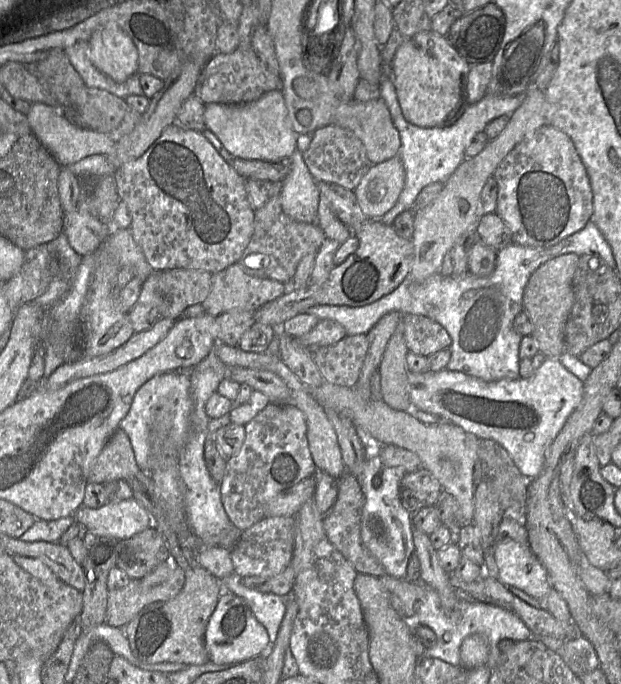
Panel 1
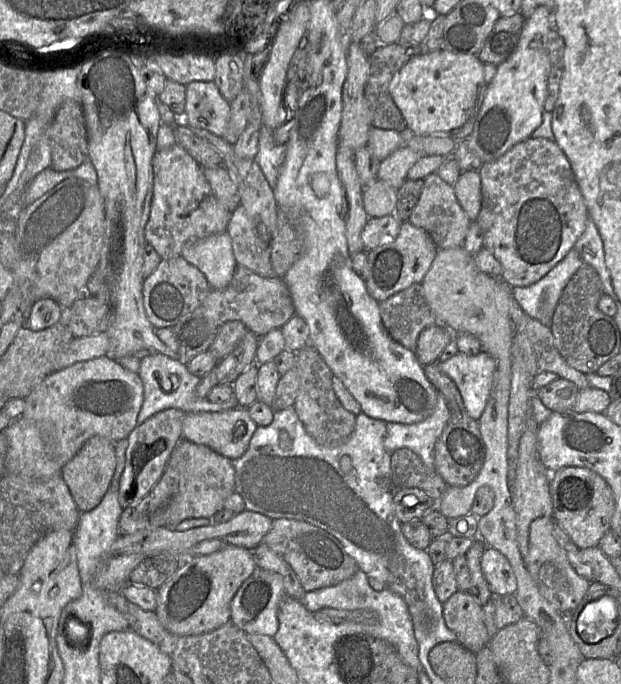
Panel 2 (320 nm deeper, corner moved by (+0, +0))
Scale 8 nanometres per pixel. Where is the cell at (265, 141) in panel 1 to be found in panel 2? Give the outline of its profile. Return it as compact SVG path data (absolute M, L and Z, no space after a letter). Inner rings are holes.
M193 81L186 85L186 124L223 136L230 103L221 95L213 81Z

